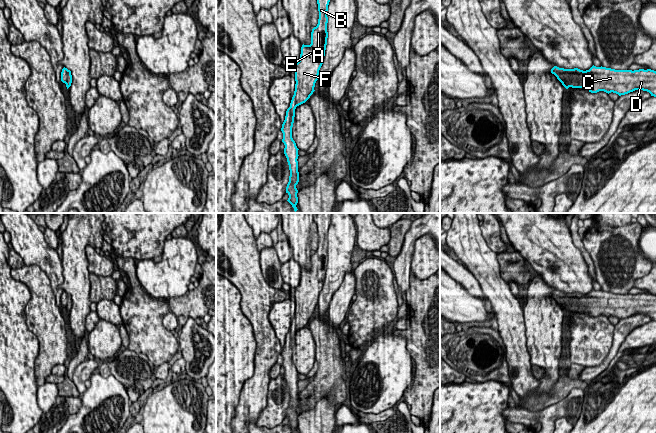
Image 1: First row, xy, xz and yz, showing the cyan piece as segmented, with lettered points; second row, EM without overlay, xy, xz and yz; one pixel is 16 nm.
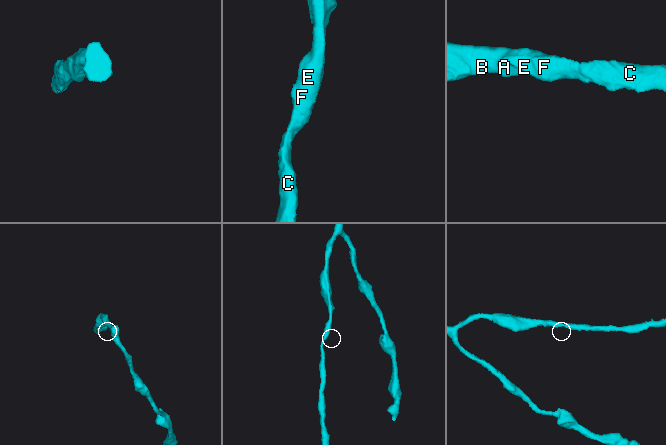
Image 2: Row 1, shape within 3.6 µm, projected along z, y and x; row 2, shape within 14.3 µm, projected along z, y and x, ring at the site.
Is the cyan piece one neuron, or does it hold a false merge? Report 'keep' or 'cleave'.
keep

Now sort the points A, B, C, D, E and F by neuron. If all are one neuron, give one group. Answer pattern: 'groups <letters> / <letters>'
groups A B C D E F

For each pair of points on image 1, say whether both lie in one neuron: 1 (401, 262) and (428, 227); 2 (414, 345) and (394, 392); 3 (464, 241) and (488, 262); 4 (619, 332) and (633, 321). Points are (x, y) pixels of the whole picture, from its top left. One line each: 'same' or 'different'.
1: same
2: different
3: same
4: same

